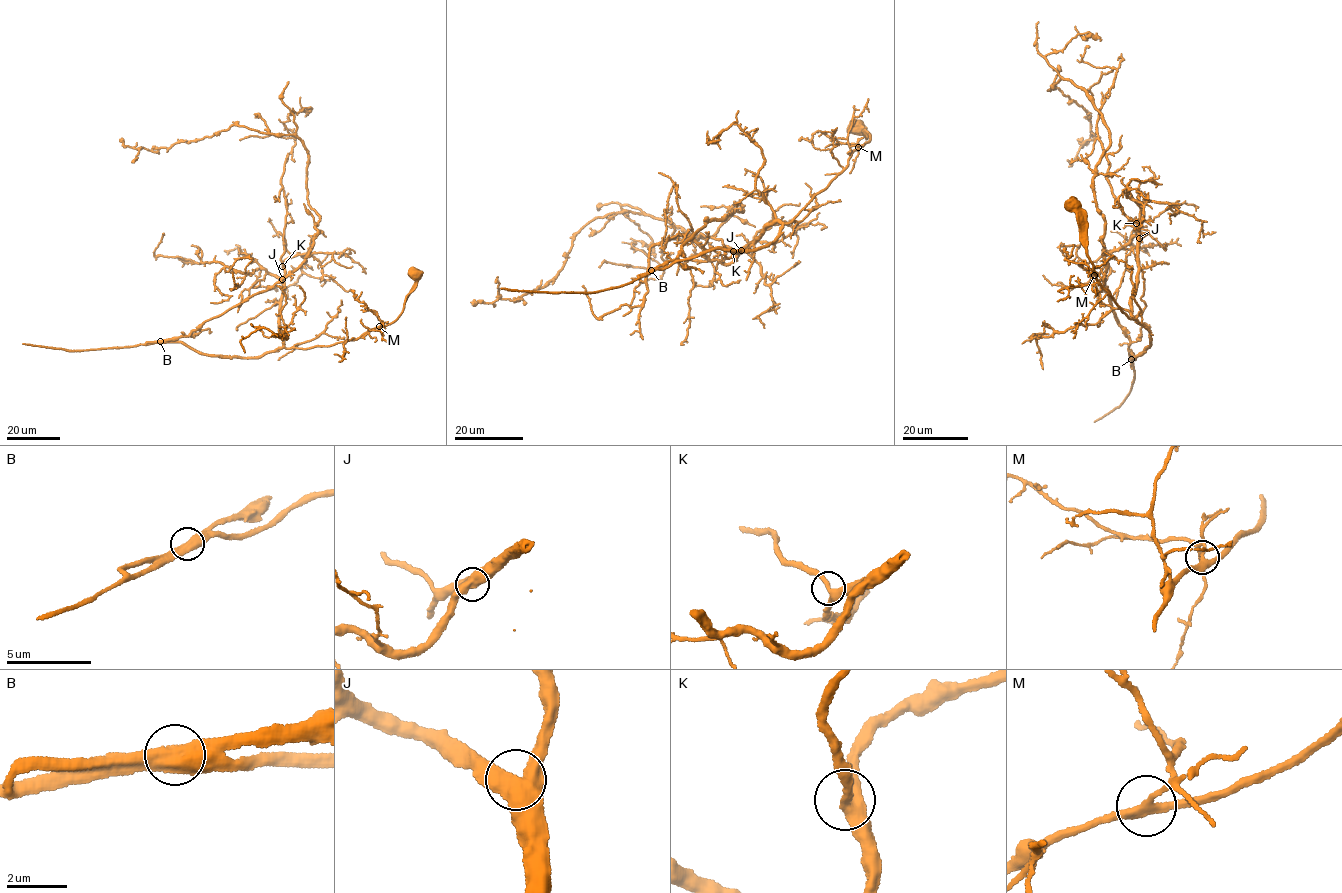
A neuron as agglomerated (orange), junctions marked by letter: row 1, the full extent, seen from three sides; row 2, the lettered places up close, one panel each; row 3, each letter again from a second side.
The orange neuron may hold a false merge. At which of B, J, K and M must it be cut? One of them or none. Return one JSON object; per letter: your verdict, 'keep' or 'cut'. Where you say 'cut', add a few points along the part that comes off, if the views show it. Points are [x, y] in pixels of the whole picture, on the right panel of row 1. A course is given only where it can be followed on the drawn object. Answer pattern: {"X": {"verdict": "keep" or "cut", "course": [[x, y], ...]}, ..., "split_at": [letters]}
{"B": {"verdict": "keep"}, "J": {"verdict": "keep"}, "K": {"verdict": "keep"}, "M": {"verdict": "keep"}, "split_at": []}

